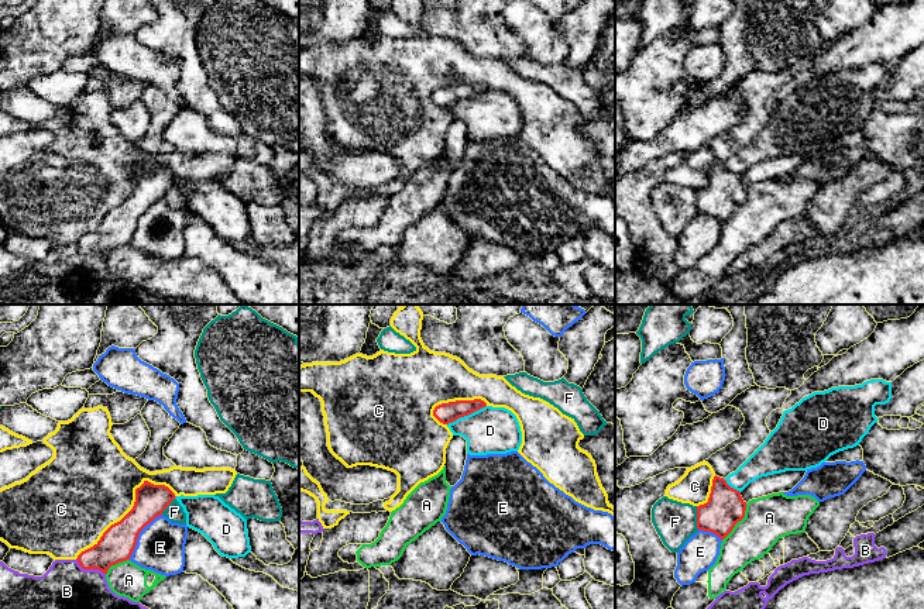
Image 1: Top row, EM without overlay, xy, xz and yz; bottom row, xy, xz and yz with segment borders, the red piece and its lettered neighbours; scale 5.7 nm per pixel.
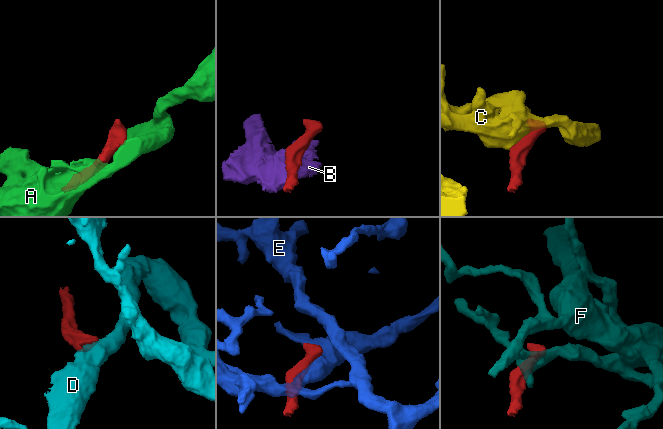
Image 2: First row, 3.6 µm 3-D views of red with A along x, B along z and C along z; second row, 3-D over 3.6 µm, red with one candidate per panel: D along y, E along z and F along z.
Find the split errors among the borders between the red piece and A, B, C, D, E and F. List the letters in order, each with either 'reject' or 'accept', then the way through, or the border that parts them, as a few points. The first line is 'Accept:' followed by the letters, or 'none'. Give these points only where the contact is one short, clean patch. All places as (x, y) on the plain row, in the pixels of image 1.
Accept: none
A: reject | along yz (746, 188), (744, 200), (722, 224)
B: reject
C: reject
D: reject | along xz (485, 89), (447, 109)
E: reject
F: reject

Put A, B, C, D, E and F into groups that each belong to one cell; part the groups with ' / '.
A / B / C / D / E / F

